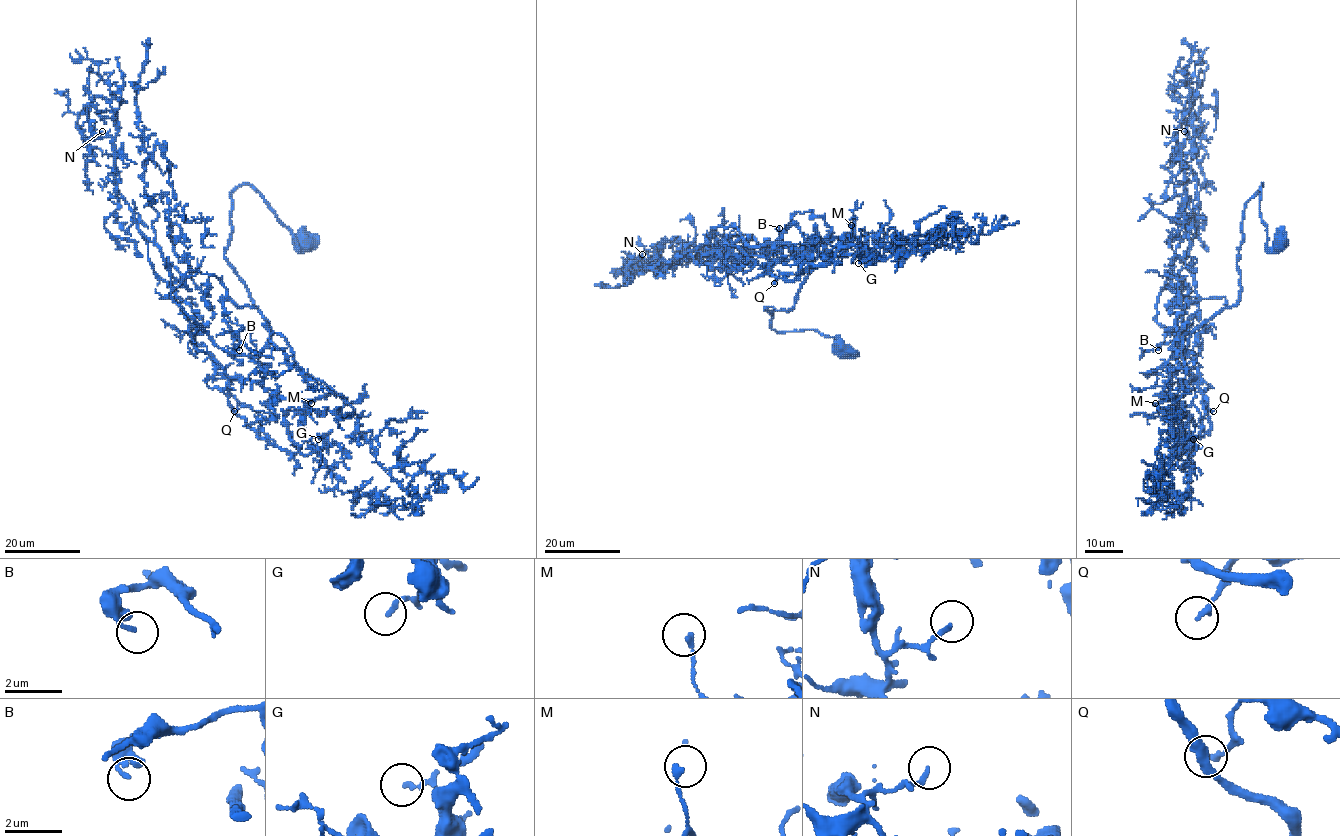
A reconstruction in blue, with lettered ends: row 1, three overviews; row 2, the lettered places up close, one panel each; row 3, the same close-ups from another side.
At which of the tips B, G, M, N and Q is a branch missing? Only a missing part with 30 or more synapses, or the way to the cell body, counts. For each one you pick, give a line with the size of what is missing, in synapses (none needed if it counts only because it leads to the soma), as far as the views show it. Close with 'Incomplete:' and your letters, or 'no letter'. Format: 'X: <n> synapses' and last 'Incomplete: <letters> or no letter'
Incomplete: no letter

